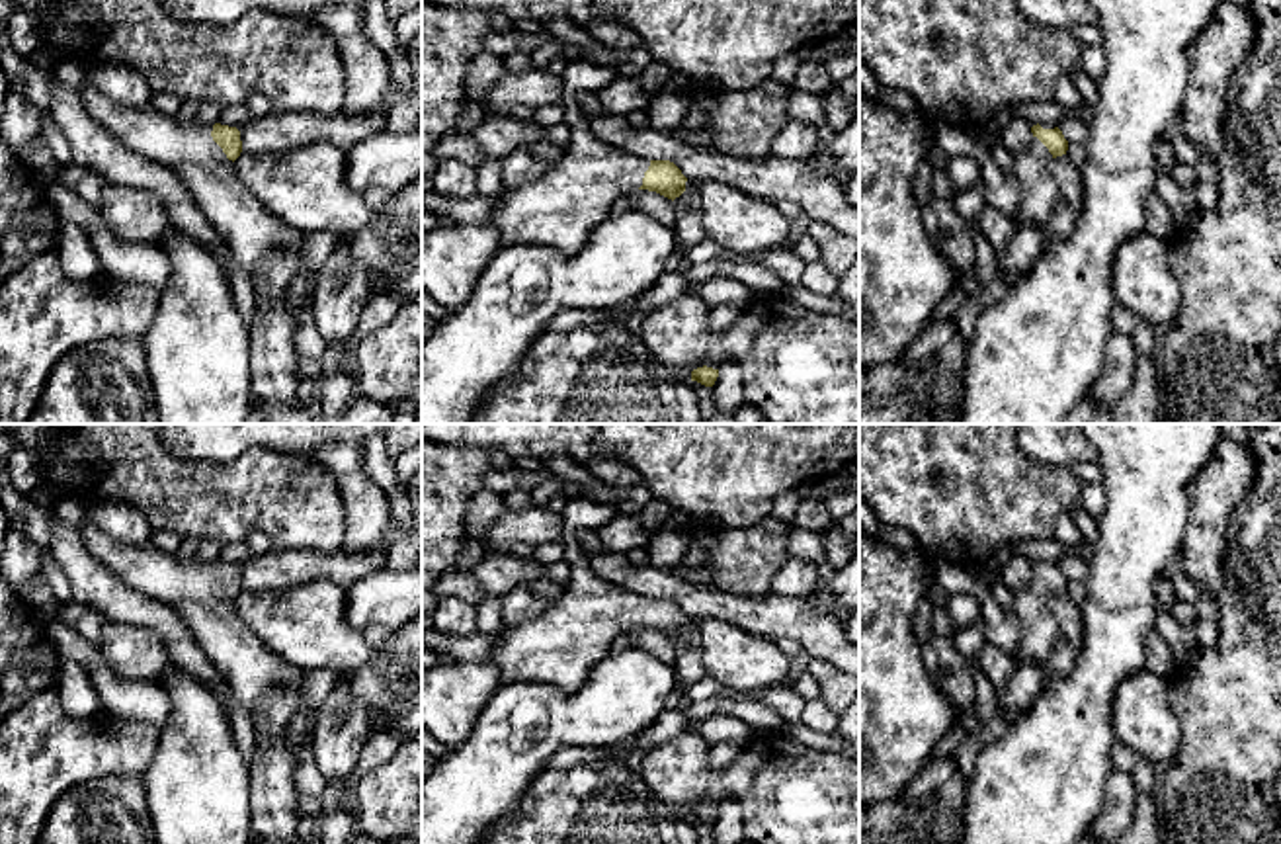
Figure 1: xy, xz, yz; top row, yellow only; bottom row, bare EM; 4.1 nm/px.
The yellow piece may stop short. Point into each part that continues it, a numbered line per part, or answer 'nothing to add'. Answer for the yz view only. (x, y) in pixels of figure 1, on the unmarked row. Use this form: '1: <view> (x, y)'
1: yz (1039, 632)

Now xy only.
1: xy (250, 669)

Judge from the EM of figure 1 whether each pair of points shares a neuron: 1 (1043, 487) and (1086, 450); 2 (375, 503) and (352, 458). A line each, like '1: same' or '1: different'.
1: different
2: same

